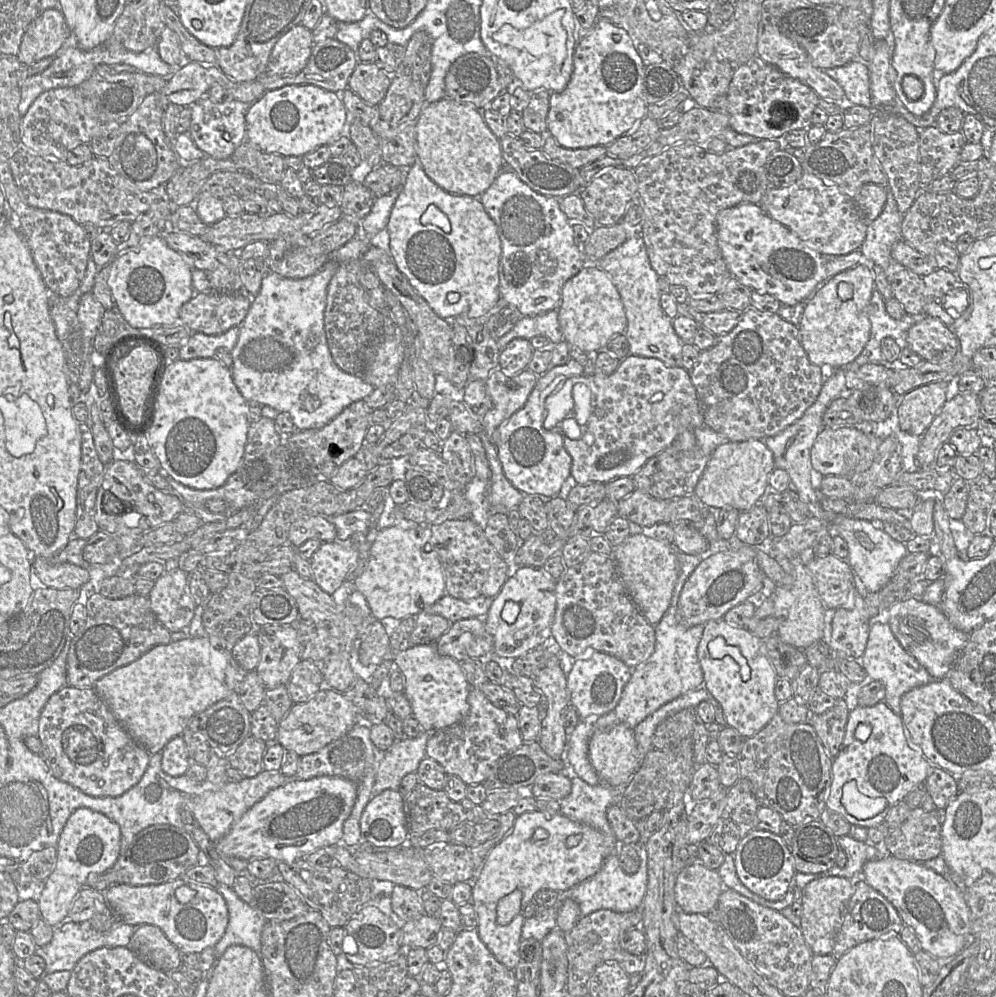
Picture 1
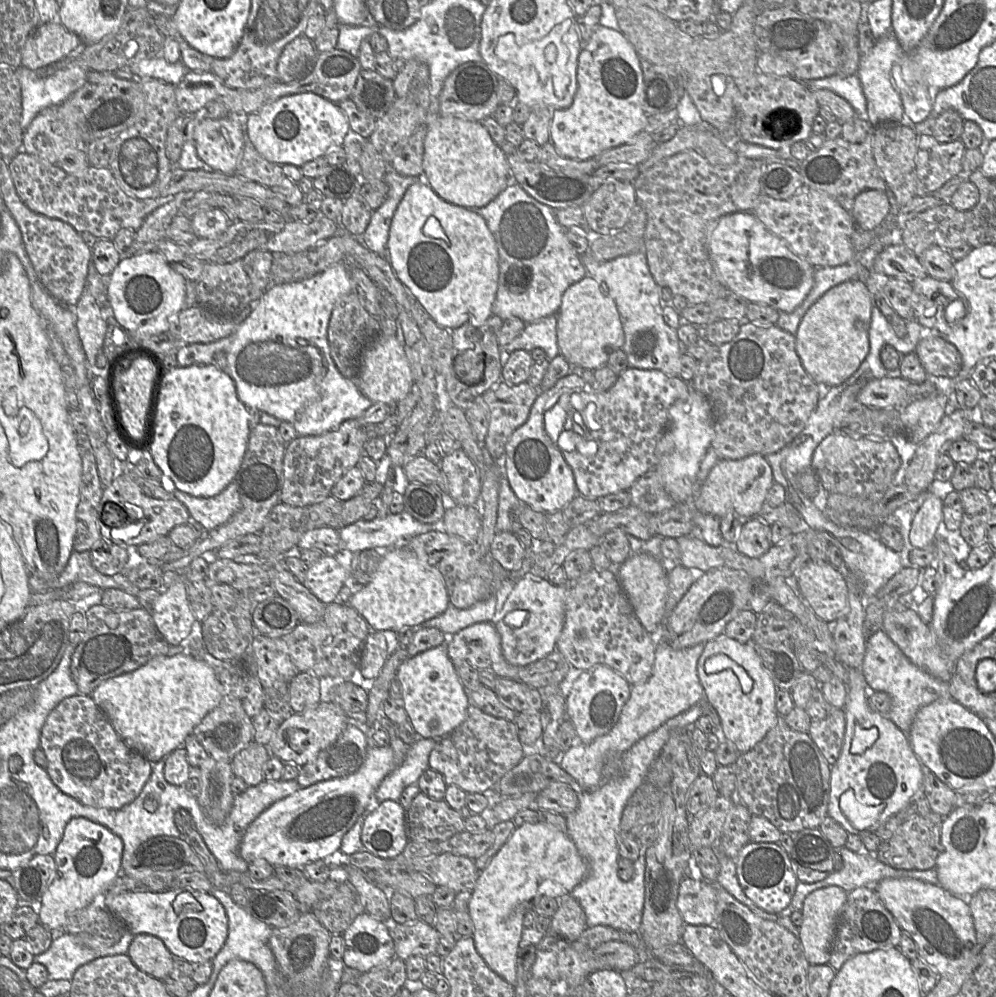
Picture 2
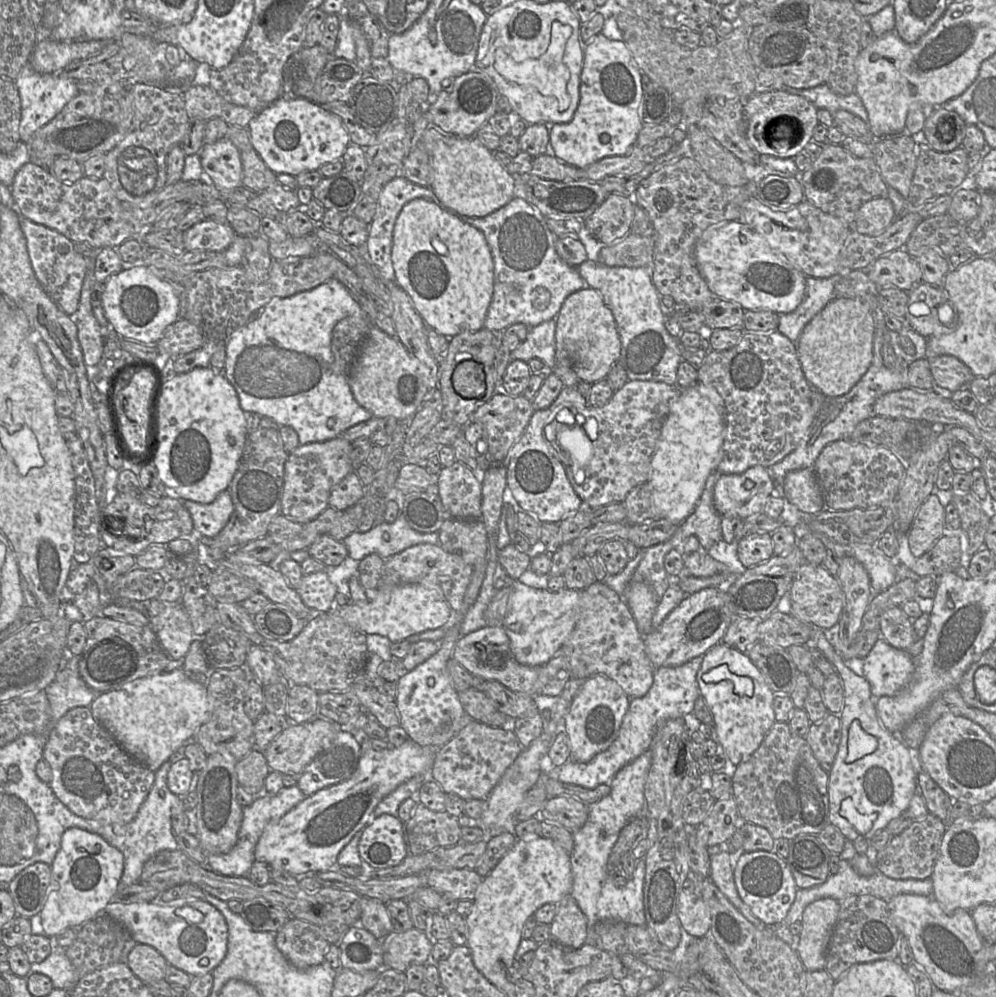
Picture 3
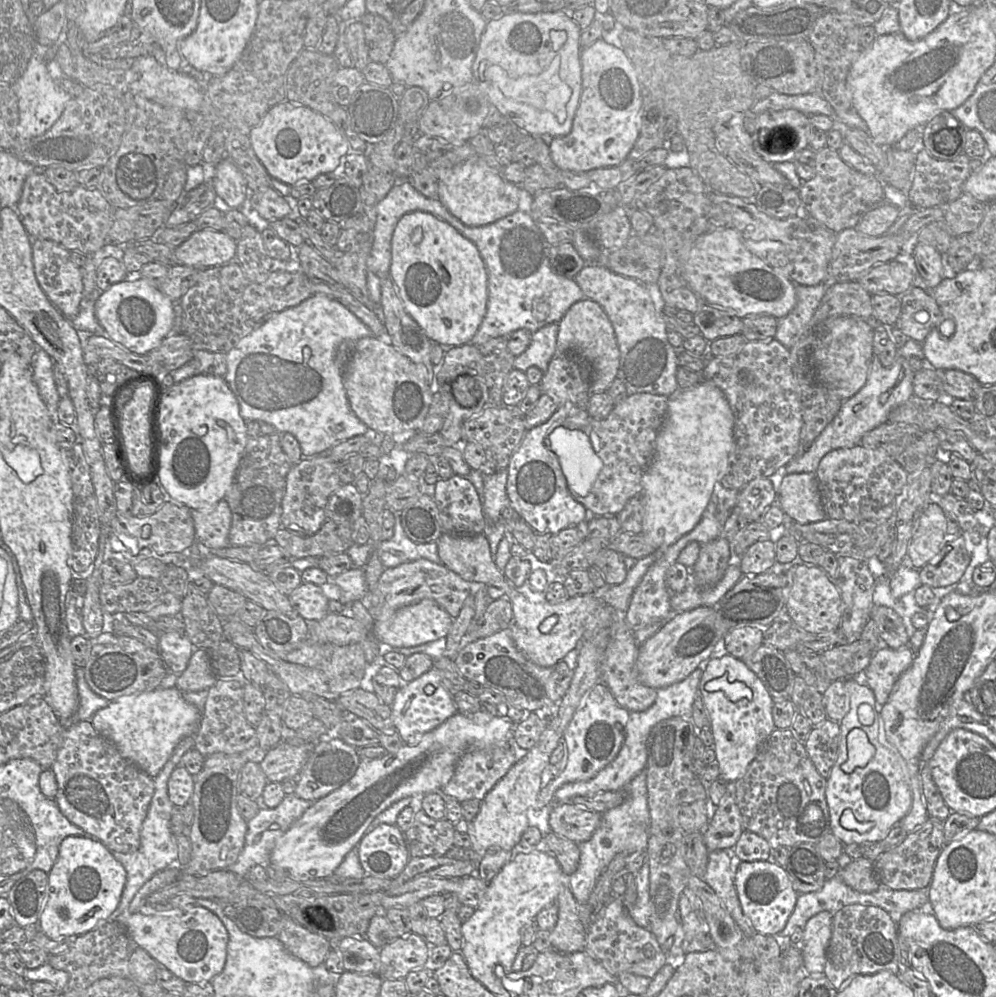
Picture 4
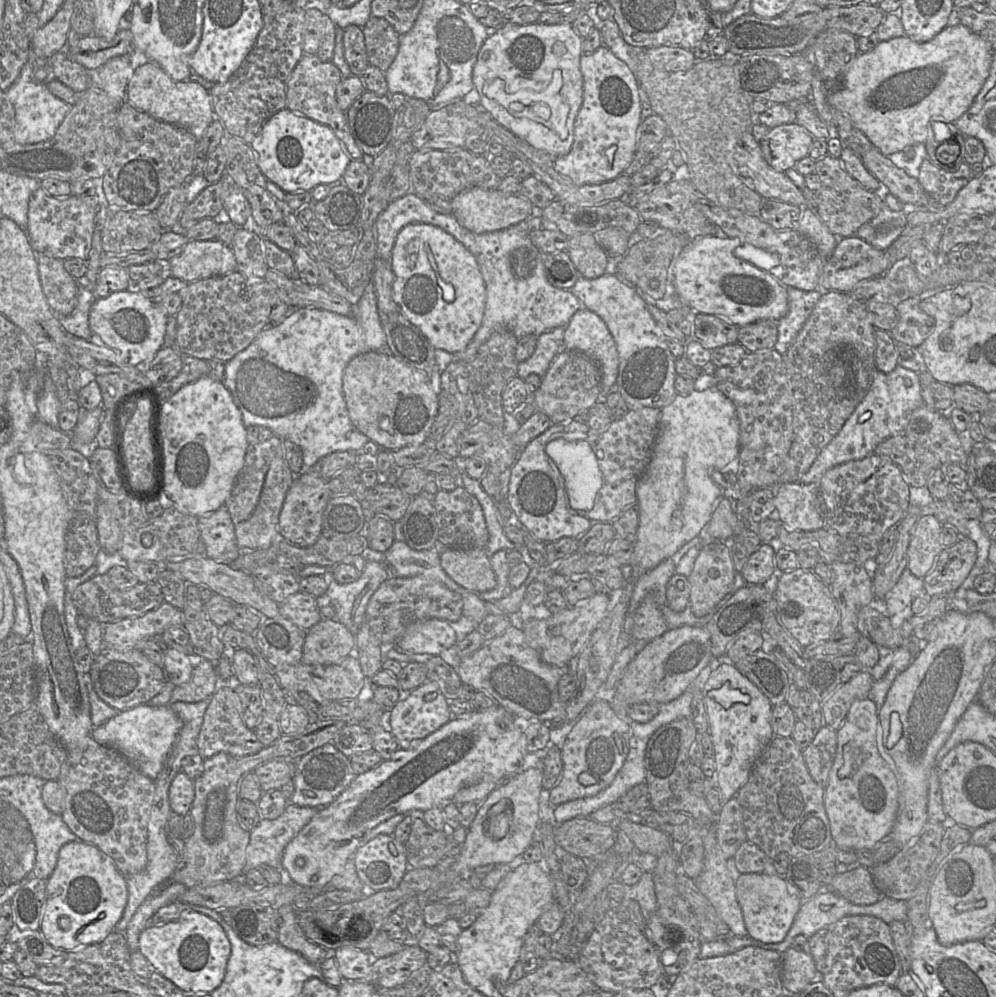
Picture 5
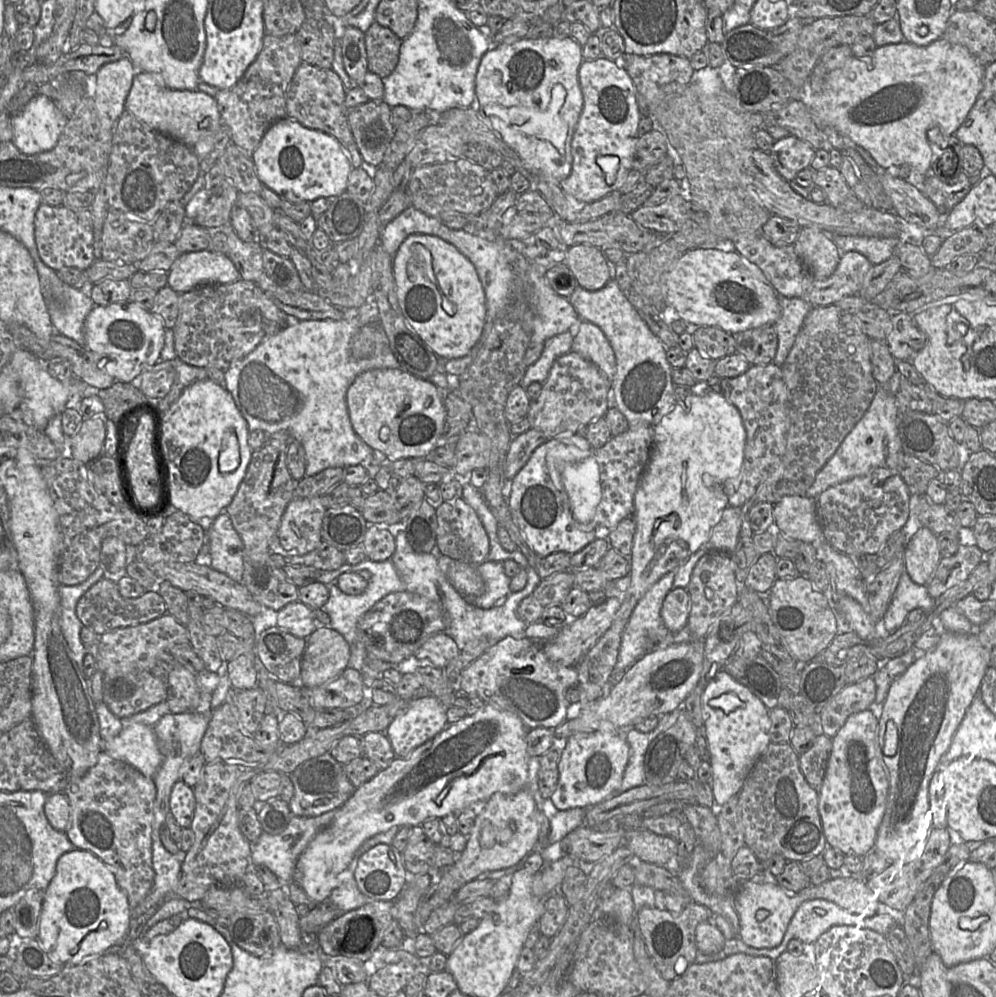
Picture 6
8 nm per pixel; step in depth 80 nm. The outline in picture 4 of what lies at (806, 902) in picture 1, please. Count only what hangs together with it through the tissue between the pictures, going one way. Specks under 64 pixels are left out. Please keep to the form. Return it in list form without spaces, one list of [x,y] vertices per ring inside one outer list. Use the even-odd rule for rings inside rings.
[[[822,911],[811,917],[804,927],[802,956],[805,971],[811,977],[823,977],[827,950],[832,935],[833,915]]]

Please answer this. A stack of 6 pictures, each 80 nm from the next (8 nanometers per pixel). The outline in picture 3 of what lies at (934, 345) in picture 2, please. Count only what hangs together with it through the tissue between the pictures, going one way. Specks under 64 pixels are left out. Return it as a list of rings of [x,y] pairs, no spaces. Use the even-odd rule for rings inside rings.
[[[951,355],[927,357],[935,384],[952,393],[969,386],[974,375],[958,358]]]

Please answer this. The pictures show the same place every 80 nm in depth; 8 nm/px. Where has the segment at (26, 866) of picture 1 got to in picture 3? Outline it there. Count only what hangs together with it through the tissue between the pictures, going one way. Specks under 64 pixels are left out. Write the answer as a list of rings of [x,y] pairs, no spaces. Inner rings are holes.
[[[33,863],[19,872],[8,884],[16,916],[32,918],[43,908],[51,879],[51,865]]]

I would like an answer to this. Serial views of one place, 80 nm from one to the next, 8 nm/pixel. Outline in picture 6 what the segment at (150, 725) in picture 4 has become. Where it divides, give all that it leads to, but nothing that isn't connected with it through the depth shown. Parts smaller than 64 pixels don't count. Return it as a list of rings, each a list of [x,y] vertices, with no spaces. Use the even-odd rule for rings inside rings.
[[[128,719],[120,720],[121,732],[110,741],[103,742],[103,750],[152,779],[163,760],[154,727]]]

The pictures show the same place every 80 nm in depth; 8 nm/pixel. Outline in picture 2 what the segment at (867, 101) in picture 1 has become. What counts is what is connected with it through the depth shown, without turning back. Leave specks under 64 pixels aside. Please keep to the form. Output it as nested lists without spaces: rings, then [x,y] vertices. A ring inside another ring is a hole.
[[[836,73],[826,78],[807,81],[805,85],[809,89],[828,89],[833,91],[844,98],[860,118],[868,121],[867,101],[858,74],[842,77]]]

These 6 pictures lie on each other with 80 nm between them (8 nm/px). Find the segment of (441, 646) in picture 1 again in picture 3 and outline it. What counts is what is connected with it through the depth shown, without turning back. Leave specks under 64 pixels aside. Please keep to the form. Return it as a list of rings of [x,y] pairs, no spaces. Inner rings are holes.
[[[485,626],[460,636],[452,651],[451,658],[459,662],[471,675],[488,681],[497,681],[513,692],[539,695],[537,667],[522,665],[513,656],[509,638],[503,626]]]

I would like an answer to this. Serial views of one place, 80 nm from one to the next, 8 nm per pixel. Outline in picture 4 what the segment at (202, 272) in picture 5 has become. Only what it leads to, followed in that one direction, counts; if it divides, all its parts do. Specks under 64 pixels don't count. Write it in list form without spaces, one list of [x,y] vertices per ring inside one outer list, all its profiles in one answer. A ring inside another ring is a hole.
[[[196,230],[174,250],[174,259],[197,270],[236,262],[236,241],[221,230]]]

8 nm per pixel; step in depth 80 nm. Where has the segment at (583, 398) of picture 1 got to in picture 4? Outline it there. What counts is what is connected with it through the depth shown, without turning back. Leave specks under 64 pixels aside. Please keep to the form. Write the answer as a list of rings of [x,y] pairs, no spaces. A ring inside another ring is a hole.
[[[636,393],[628,395],[614,405],[603,420],[595,420],[588,416],[584,433],[589,437],[594,452],[601,460],[602,468],[587,496],[573,496],[590,515],[617,516],[629,499],[641,494],[642,476],[654,454],[656,438],[667,414],[667,408],[667,396]]]

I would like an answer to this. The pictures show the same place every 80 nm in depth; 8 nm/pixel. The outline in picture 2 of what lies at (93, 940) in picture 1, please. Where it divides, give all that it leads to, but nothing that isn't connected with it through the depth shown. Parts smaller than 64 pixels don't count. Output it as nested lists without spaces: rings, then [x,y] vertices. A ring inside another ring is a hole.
[[[125,929],[114,944],[92,944],[92,936],[85,931],[79,934],[63,932],[53,939],[44,953],[34,956],[34,962],[46,967],[49,979],[71,981],[81,965],[97,957],[127,954],[133,936],[130,930]]]

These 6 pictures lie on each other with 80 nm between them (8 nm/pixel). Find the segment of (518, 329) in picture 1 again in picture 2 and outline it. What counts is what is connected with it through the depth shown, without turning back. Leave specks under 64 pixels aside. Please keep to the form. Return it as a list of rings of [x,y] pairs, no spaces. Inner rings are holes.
[[[557,314],[526,323],[523,332],[518,337],[501,347],[504,355],[515,350],[531,352],[536,348],[541,348],[545,352],[548,361],[560,354],[557,342]]]

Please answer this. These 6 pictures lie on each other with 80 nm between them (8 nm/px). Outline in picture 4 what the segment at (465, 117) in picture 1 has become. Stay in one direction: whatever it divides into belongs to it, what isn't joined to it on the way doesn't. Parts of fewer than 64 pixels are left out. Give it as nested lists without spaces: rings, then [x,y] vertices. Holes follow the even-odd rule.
[[[480,156],[456,165],[438,179],[438,199],[463,224],[478,227],[491,224],[519,210],[519,186],[504,179],[489,167]]]

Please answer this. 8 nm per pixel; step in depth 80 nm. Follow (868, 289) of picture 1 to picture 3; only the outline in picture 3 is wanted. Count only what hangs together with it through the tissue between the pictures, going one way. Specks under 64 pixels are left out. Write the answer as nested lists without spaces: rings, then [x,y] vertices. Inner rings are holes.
[[[833,298],[803,329],[796,342],[797,355],[807,381],[826,397],[848,393],[862,378],[873,357],[874,319],[866,302],[856,298]]]

